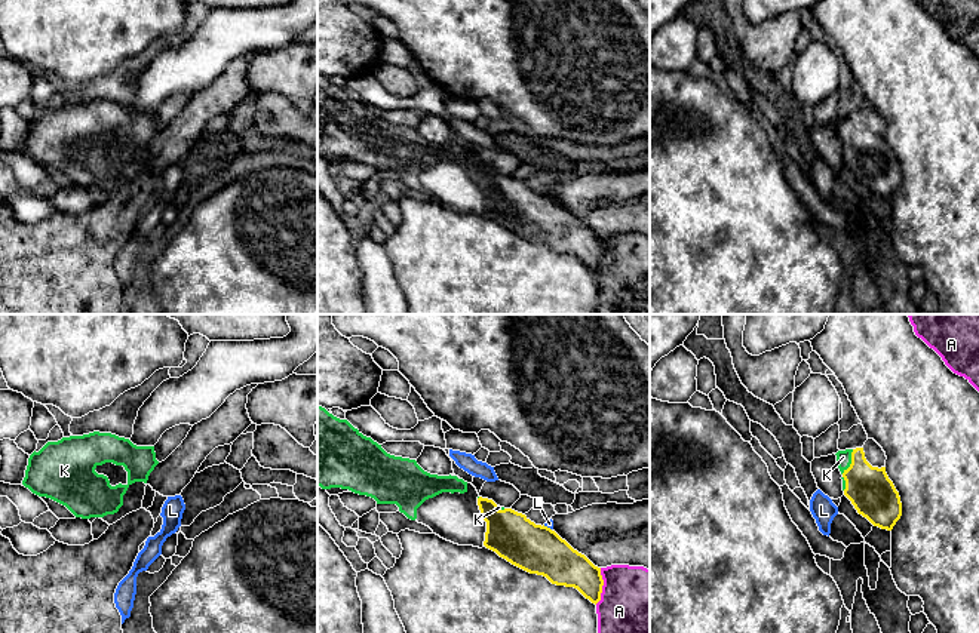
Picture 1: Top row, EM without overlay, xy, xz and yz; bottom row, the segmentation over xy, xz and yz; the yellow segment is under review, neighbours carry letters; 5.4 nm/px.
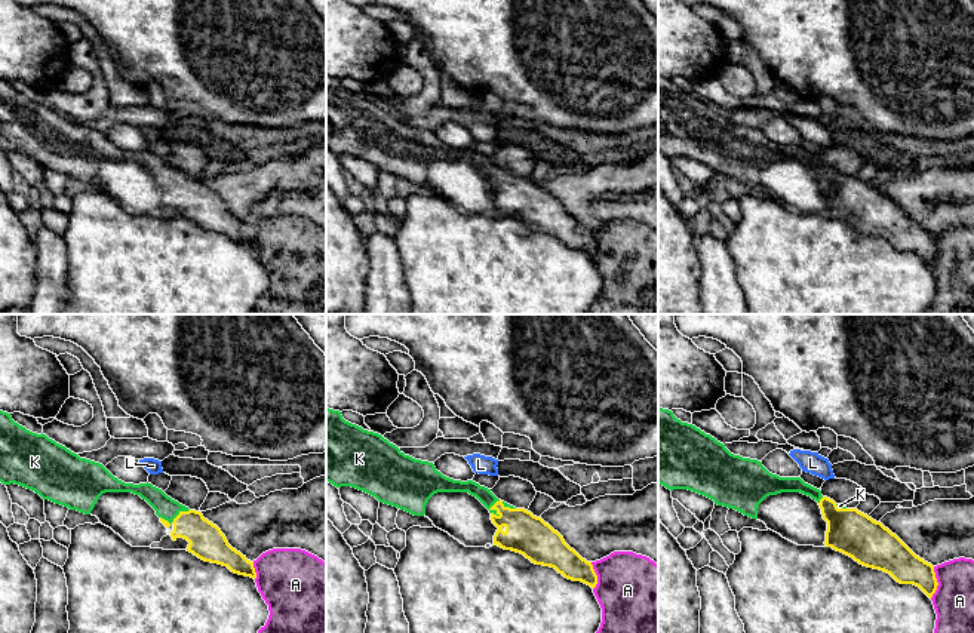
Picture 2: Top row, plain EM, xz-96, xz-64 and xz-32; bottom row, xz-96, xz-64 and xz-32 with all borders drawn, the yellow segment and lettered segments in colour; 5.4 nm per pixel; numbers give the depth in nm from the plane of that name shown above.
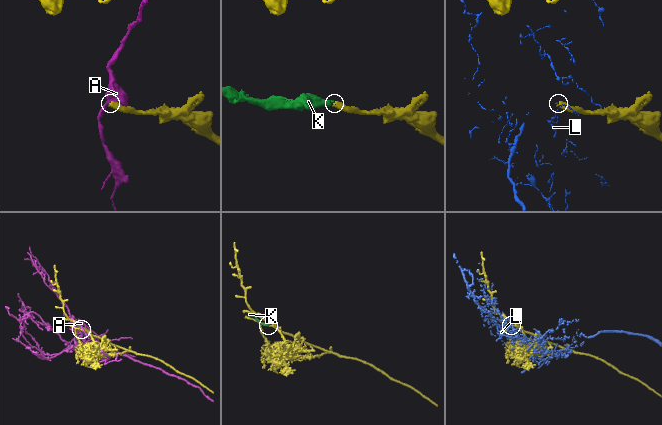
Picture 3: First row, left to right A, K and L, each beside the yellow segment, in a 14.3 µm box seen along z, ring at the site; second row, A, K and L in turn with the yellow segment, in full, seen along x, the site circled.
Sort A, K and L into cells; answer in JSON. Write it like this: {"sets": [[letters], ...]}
{"sets": [["A"], ["K"], ["L"]]}

